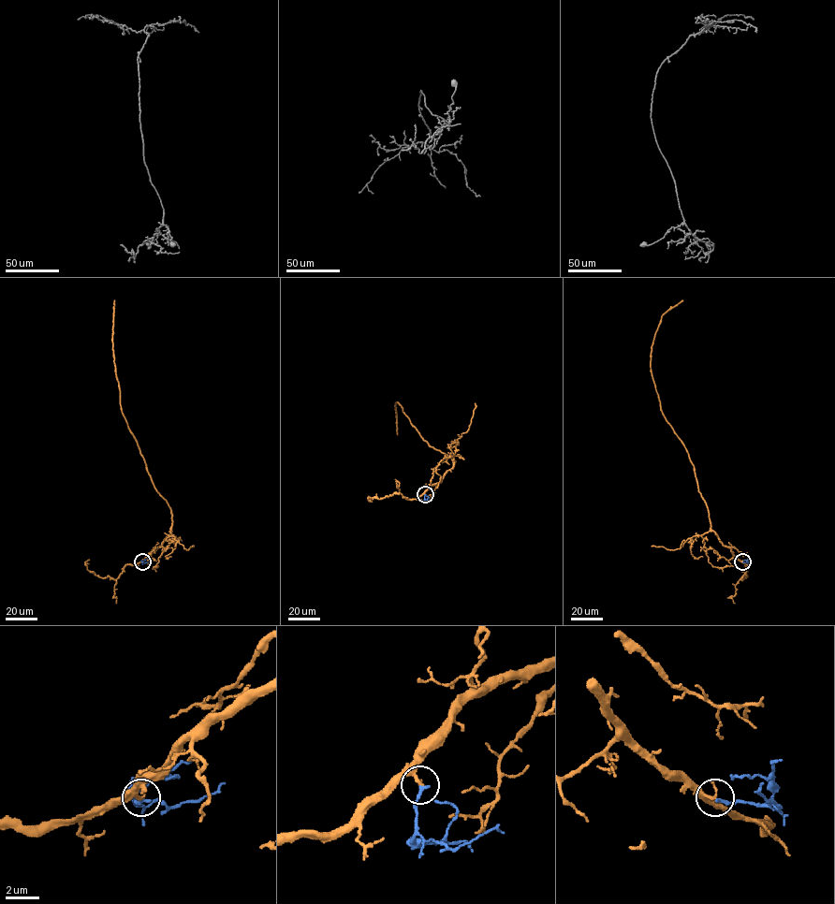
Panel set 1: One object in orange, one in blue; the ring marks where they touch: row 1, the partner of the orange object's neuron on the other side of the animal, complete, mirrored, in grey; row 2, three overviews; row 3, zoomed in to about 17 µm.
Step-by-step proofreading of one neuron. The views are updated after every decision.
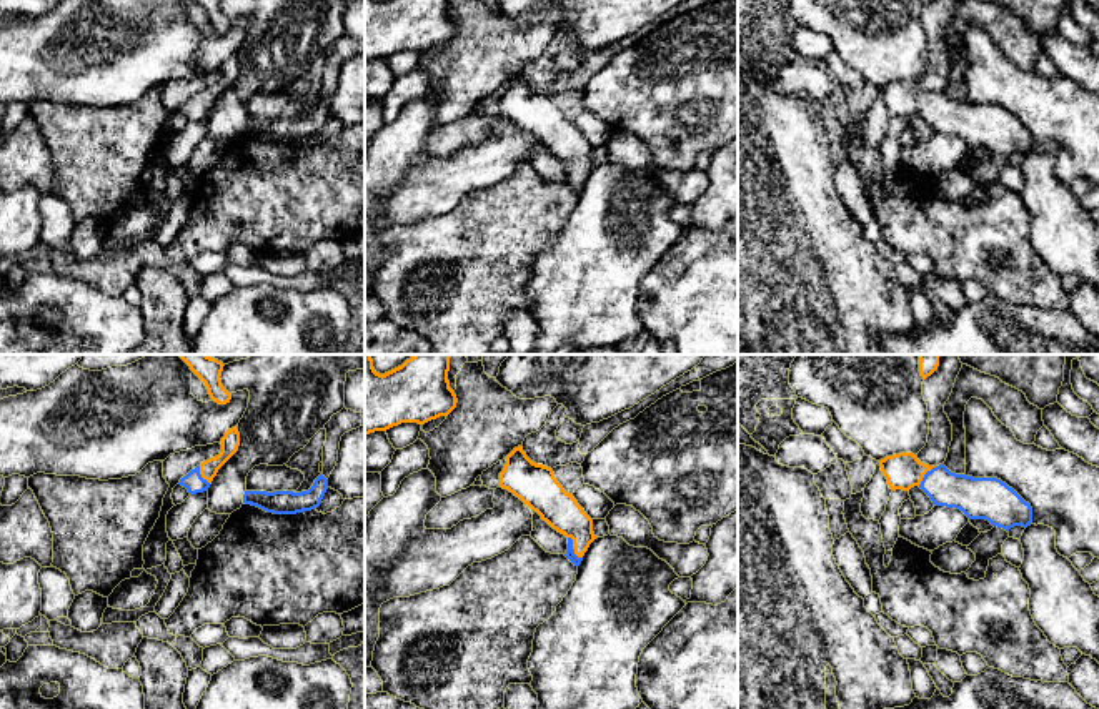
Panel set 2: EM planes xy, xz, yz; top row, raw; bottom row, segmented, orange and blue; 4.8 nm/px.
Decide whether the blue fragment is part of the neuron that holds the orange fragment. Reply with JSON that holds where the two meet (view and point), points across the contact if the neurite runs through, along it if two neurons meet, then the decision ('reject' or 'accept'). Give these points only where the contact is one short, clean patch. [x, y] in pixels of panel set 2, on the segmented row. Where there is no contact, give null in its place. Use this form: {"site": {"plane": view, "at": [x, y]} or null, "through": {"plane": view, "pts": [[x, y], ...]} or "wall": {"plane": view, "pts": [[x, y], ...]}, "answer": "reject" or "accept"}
{"site": {"plane": "xz", "at": [573, 548]}, "through": {"plane": "xz", "pts": [[560, 510], [573, 523], [573, 548], [570, 553]]}, "answer": "accept"}

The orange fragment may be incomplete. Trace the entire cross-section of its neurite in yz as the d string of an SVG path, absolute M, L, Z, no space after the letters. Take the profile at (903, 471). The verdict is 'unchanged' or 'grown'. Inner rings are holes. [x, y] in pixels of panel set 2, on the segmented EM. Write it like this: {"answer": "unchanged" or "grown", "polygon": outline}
{"answer": "grown", "polygon": "M913 453L886 456L879 466L893 491L919 486L936 506L961 509L969 519L986 519L1006 531L1032 523L1031 504L997 478L956 474L944 464L924 464Z"}

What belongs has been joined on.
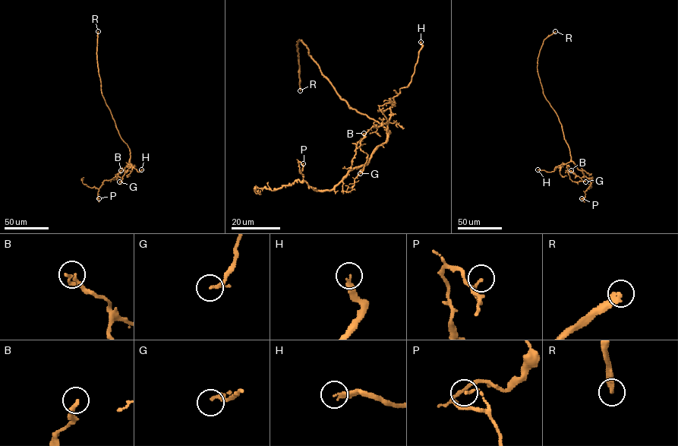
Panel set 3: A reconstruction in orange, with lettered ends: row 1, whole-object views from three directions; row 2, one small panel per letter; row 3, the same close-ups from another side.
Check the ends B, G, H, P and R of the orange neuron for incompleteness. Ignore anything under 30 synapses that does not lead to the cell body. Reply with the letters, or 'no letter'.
H, R

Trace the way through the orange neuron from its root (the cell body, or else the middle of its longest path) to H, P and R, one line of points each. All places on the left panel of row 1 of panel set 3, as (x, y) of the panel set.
H: (118, 130), (130, 150), (129, 162), (137, 171), (141, 169)
P: (118, 130), (130, 150), (129, 162), (112, 178), (104, 181), (98, 192), (99, 198)
R: (118, 130), (102, 94), (96, 57), (98, 31)

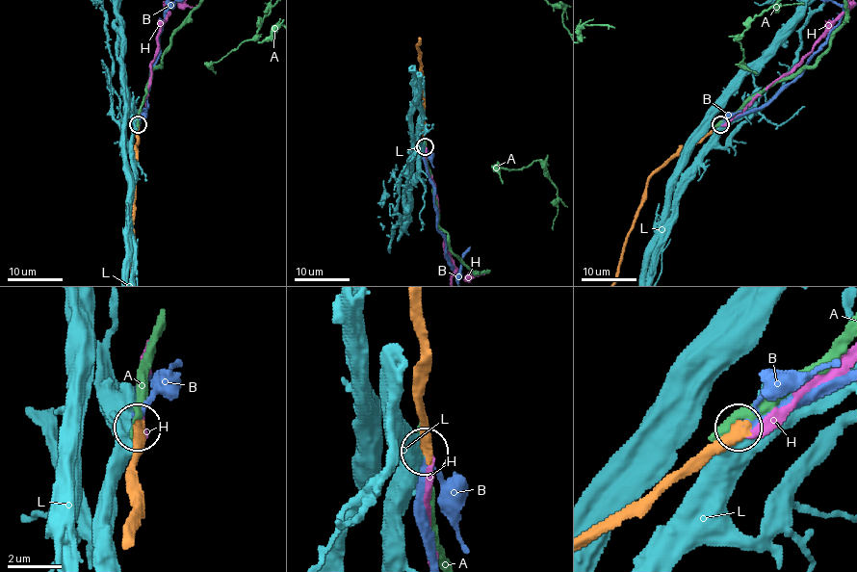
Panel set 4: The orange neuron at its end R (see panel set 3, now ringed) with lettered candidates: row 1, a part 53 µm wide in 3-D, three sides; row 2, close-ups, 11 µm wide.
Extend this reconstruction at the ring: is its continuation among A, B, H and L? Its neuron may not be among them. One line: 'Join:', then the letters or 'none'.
Join: B

